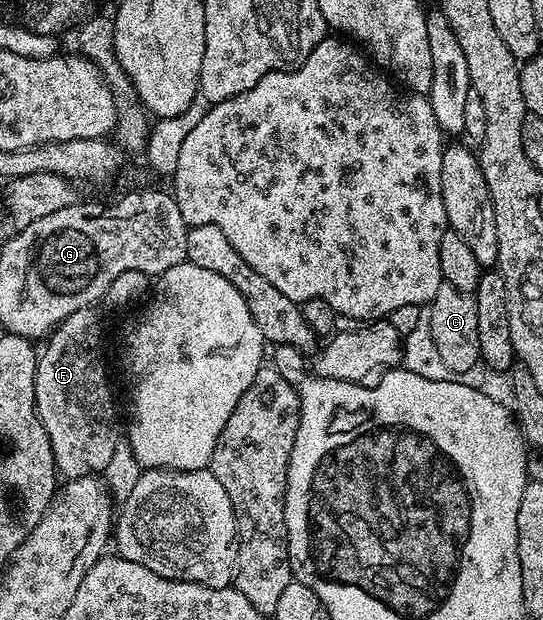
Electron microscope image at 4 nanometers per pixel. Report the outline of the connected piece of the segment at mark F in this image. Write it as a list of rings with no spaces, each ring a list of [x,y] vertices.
[[[92,307],[79,309],[61,321],[43,342],[44,349],[42,345],[36,359],[36,415],[42,427],[46,427],[46,435],[50,435],[56,468],[64,479],[103,474],[114,454],[114,445],[122,438],[122,425],[120,429],[116,422],[116,401],[112,398],[112,385],[108,382],[108,369],[104,366],[104,333],[100,330],[100,317],[96,311]]]

